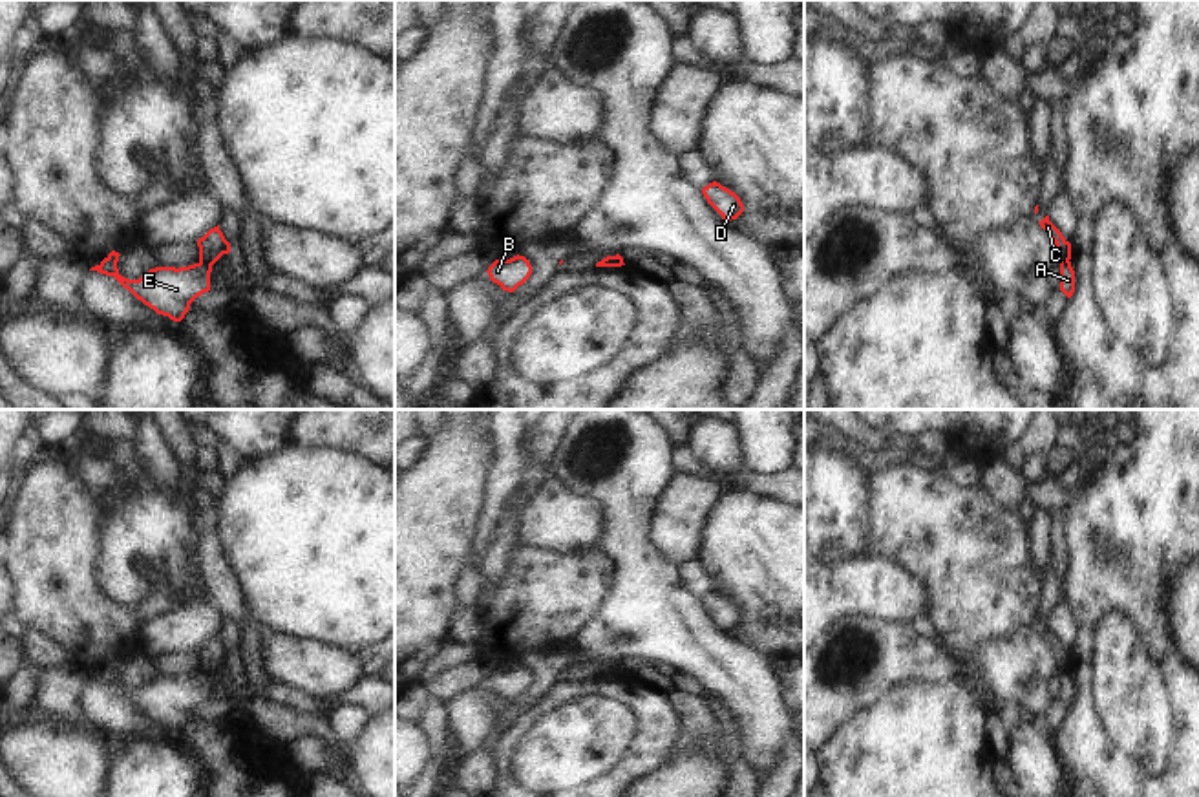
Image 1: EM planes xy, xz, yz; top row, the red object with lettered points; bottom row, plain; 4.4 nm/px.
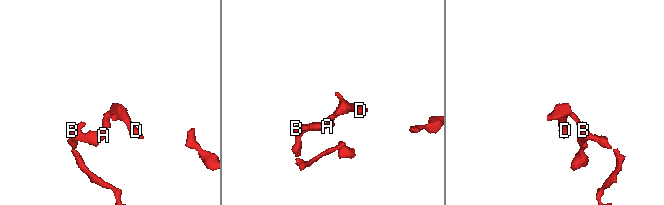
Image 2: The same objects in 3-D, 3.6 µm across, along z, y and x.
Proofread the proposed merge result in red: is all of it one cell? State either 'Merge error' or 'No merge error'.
Merge error

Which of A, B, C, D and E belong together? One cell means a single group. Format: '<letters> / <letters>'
A B E / C D

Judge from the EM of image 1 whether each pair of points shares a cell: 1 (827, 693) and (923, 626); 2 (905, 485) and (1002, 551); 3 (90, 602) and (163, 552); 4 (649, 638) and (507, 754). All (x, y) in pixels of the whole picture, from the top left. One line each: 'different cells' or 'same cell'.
1: different cells
2: same cell
3: different cells
4: different cells

